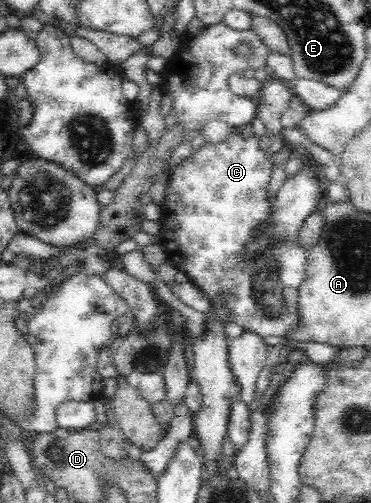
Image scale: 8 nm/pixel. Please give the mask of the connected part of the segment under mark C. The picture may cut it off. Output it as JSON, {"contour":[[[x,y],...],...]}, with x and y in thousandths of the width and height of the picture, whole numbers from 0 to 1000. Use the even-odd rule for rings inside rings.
{"contour":[[[644,260],[623,262],[585,286],[553,280],[534,298],[480,326],[453,354],[437,404],[431,487],[450,519],[496,541],[542,584],[569,602],[593,600],[615,616],[615,632],[704,670],[774,668],[811,644],[798,608],[803,577],[822,553],[830,499],[801,479],[801,467],[725,491],[693,517],[660,515],[660,481],[671,469],[693,469],[693,457],[714,453],[730,437],[728,360],[736,324],[701,292],[690,268],[663,272]]]}

